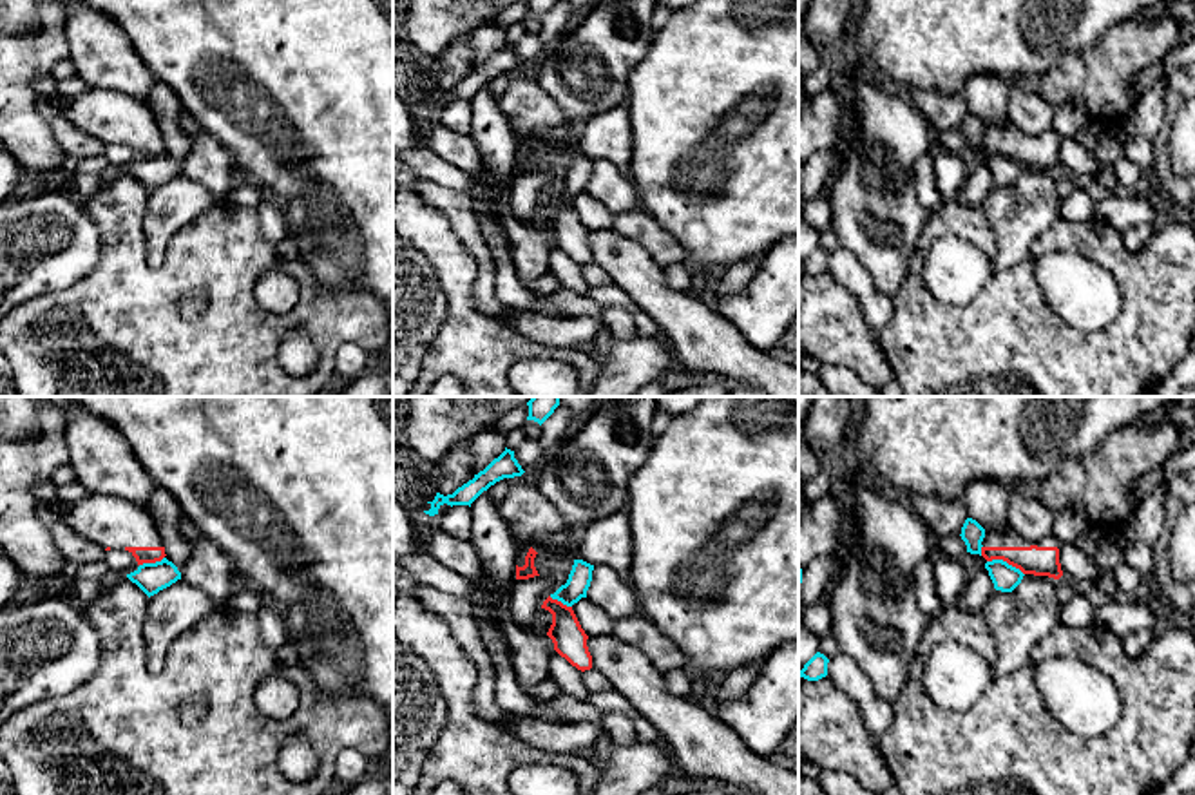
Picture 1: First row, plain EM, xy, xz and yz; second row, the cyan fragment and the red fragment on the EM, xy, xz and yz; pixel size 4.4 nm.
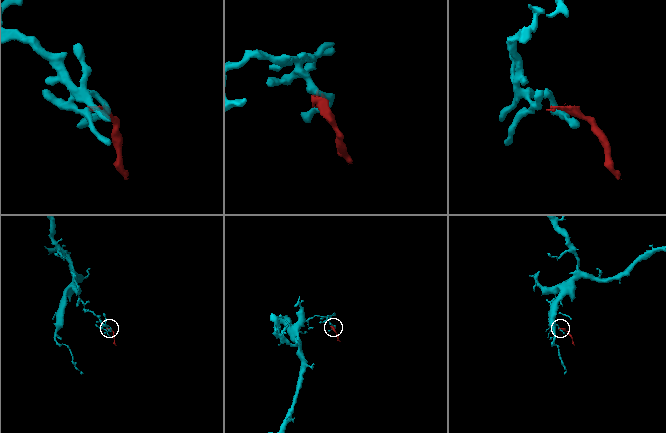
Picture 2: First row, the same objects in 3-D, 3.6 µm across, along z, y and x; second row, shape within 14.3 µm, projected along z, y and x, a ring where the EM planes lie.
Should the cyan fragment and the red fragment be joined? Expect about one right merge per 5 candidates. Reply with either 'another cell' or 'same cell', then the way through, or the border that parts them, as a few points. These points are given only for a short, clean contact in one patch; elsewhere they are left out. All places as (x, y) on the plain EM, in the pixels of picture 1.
another cell; border yz (987, 154), (1005, 154), (1023, 169)

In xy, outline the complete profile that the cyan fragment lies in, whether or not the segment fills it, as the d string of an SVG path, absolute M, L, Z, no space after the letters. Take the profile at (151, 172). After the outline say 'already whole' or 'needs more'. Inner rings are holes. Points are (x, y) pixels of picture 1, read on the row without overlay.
M163 152L156 158L143 158L127 172L136 177L148 192L181 174L177 161Z; already whole

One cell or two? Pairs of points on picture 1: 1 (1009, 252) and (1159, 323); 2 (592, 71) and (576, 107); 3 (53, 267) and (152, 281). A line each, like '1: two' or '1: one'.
1: two
2: one
3: two

